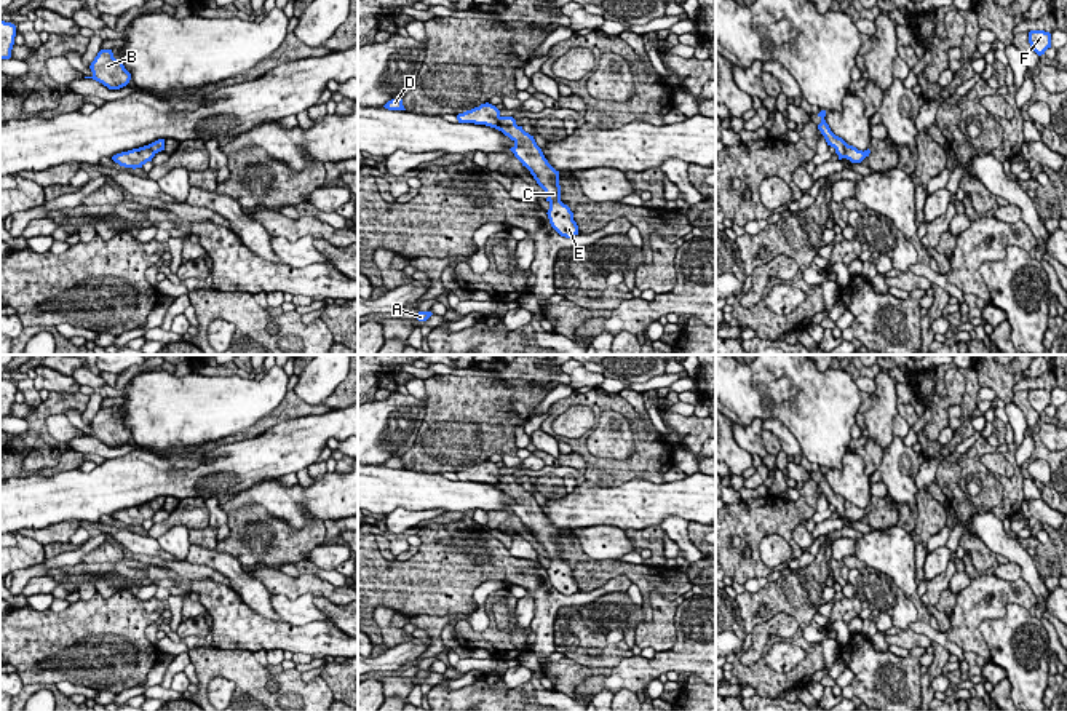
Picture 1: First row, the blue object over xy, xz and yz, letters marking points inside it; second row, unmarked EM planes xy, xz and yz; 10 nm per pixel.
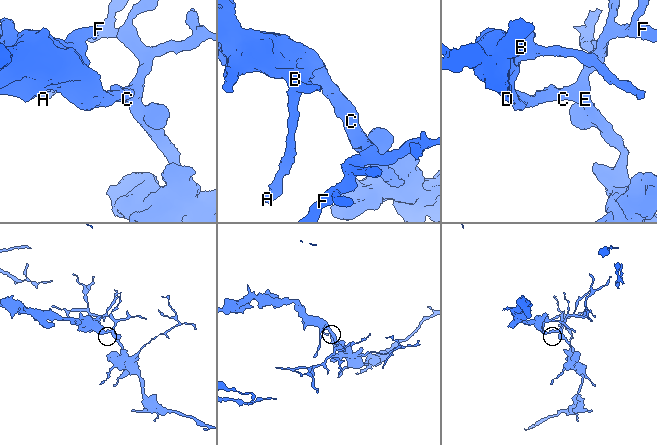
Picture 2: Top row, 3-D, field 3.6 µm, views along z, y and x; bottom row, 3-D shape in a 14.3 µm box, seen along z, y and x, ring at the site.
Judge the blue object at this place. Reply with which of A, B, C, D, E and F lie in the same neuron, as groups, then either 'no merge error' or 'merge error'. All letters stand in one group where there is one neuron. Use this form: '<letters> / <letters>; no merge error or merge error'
A B C D E F; no merge error

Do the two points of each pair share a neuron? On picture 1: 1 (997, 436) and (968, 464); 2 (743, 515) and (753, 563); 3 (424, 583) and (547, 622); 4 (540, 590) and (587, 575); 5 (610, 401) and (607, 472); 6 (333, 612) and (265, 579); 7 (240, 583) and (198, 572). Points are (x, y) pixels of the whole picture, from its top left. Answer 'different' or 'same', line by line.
1: different
2: same
3: same
4: different
5: same
6: different
7: different

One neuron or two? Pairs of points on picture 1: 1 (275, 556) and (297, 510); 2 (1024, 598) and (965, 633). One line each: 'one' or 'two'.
1: two
2: one

